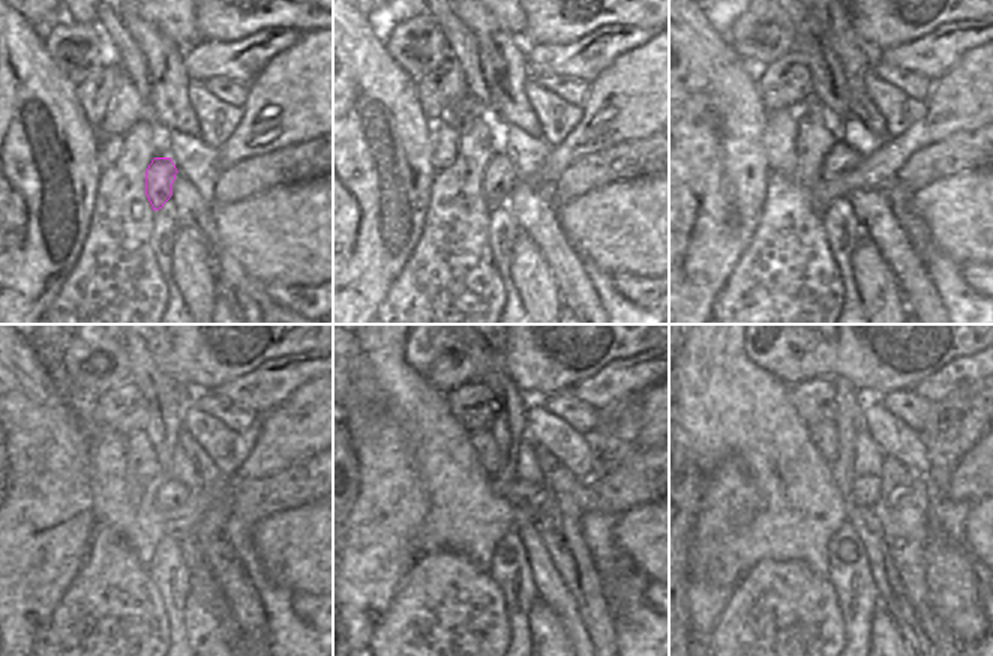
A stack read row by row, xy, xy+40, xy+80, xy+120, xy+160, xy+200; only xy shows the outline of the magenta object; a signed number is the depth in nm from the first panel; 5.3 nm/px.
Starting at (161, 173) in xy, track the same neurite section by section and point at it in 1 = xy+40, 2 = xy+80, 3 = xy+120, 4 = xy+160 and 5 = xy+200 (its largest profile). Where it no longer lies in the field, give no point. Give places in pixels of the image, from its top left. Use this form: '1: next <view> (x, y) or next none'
1: next xy+40 (500, 176)
2: next xy+80 (840, 159)
3: next xy+120 (171, 494)
4: next xy+160 (519, 493)
5: next xy+200 (866, 490)

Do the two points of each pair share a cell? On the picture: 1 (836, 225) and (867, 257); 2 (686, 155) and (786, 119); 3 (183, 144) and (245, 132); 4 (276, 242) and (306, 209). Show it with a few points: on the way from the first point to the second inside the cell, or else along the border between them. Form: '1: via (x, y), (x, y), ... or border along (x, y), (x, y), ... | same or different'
1: border along (863, 234), (851, 255), (852, 279) | different
2: border along (765, 113), (767, 162) | different
3: border along (216, 149), (221, 171) | different
4: via (284, 234), (302, 216) | same

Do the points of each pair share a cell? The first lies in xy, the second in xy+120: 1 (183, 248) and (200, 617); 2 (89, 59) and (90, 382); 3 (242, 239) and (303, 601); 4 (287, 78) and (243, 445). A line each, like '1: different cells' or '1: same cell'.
1: same cell
2: same cell
3: different cells
4: different cells

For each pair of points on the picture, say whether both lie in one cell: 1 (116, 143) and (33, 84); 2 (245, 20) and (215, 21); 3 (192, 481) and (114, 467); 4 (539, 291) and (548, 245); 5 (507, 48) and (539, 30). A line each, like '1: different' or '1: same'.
1: different
2: same
3: different
4: different
5: different

